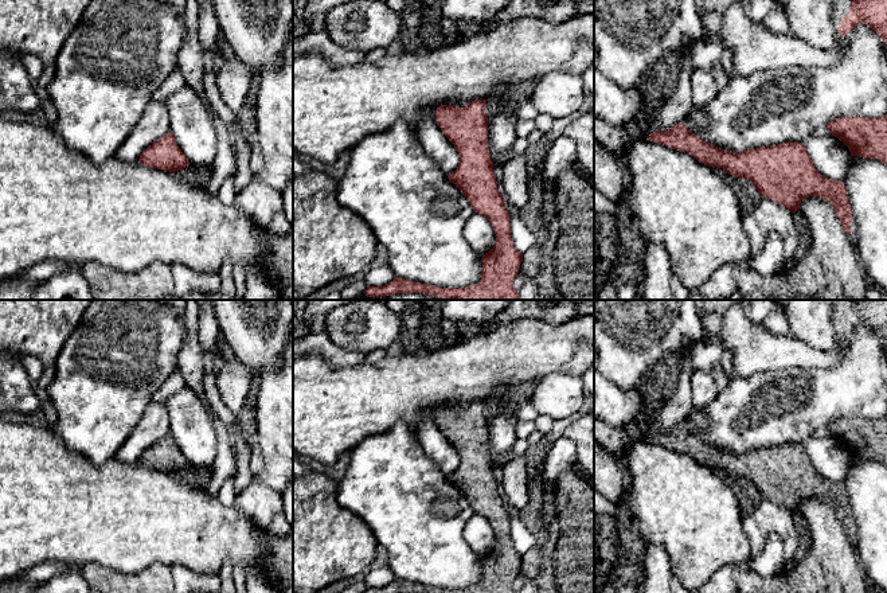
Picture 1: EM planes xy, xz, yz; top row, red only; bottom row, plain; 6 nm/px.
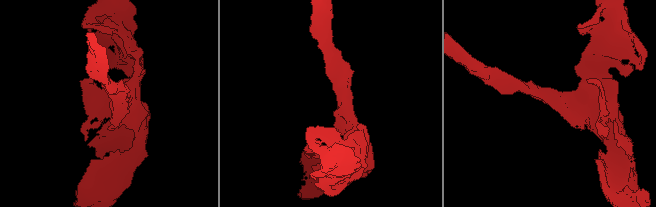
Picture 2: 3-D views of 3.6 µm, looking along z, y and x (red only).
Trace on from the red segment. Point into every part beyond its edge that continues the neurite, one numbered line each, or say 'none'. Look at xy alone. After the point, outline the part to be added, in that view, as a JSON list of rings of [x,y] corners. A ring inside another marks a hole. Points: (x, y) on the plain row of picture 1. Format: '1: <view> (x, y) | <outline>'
none

